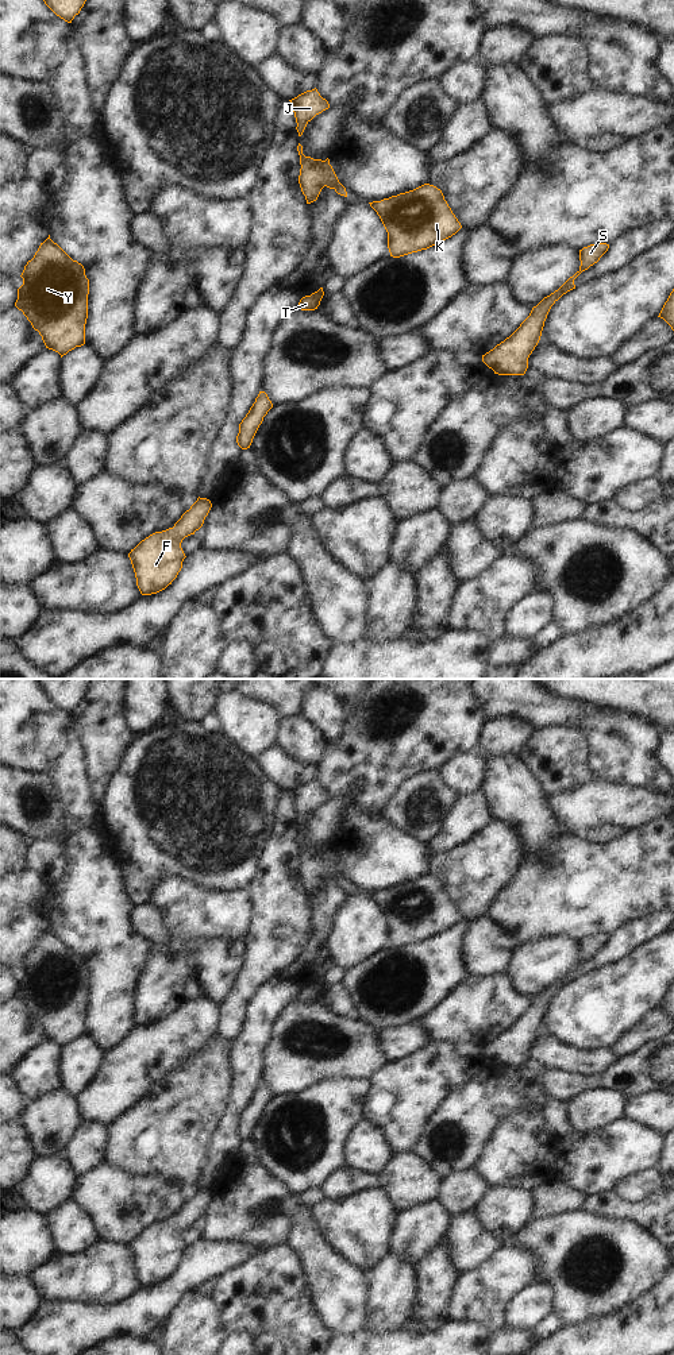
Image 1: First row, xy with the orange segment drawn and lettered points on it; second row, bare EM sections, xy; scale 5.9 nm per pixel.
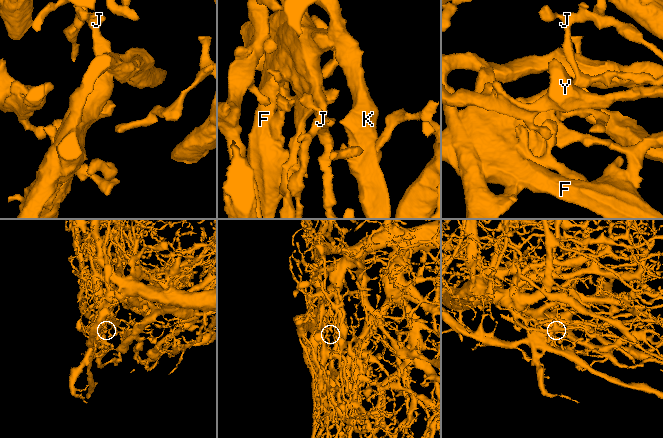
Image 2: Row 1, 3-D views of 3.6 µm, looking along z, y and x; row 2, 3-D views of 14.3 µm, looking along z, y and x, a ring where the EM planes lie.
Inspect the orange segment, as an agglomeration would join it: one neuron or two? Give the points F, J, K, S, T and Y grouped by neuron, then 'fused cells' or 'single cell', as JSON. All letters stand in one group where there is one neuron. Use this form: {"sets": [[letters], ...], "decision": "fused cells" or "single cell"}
{"sets": [["F", "T"], ["J", "K", "S", "Y"]], "decision": "fused cells"}

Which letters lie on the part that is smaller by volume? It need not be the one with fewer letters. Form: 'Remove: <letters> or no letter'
Remove: F, T

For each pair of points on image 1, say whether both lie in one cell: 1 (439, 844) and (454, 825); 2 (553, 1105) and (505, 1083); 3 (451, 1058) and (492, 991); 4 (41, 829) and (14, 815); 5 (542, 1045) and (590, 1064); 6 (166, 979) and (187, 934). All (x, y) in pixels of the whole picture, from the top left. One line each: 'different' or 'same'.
1: same
2: different
3: different
4: same
5: same
6: same

